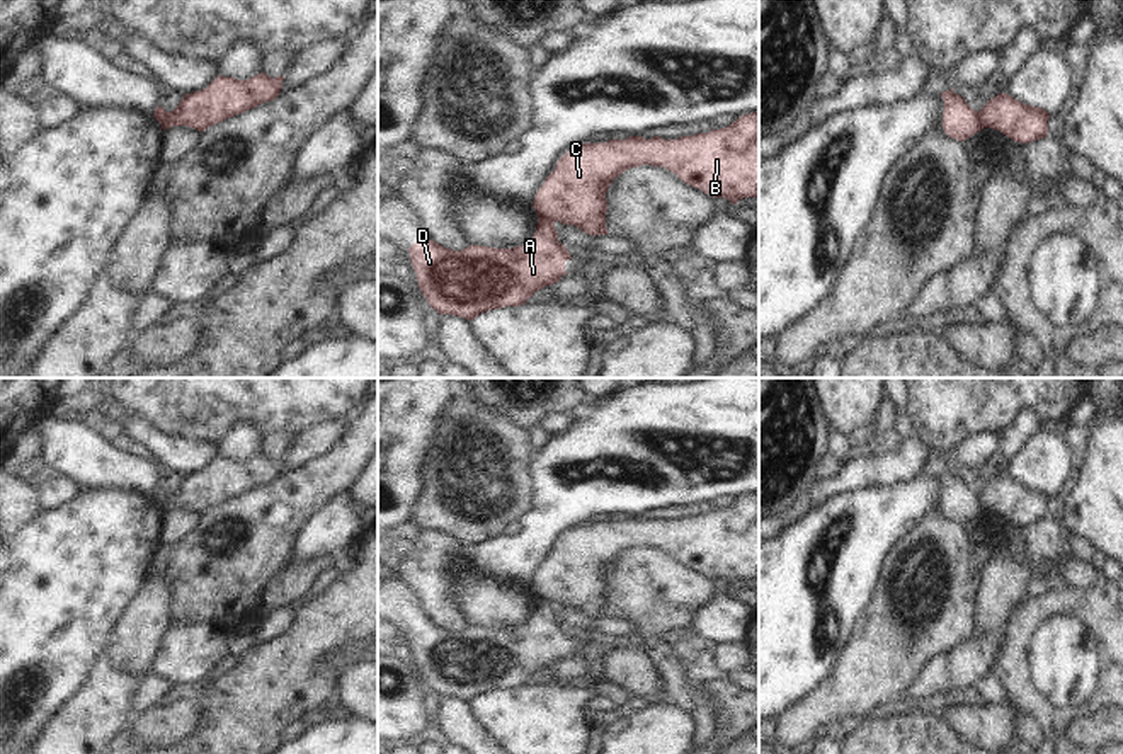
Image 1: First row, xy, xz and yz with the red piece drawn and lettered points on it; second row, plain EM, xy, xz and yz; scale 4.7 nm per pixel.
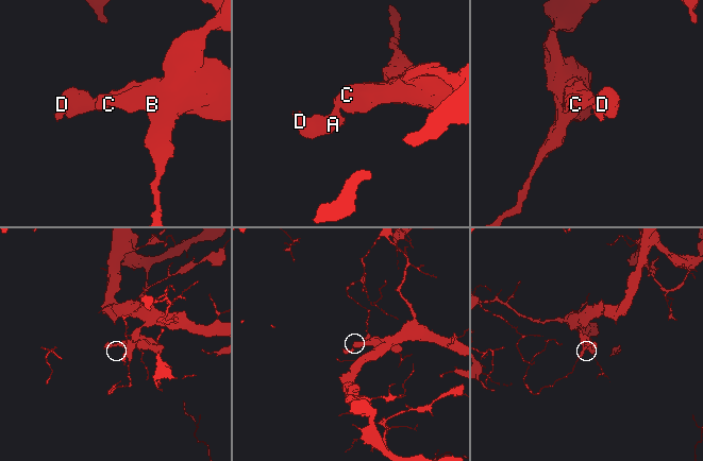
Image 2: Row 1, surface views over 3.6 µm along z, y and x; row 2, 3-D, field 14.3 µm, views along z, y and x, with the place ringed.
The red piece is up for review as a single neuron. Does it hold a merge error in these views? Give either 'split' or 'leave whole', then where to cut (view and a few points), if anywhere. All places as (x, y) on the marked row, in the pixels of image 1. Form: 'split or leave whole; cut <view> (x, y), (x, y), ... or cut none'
split; cut xz (538, 215), (548, 217), (553, 222)

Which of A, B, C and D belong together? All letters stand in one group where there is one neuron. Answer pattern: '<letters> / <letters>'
A D / B C

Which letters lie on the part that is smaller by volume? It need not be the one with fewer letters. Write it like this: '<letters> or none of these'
A, D

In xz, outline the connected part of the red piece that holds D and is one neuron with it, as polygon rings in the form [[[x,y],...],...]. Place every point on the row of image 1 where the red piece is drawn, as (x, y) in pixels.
[[[538,216],[533,238],[519,247],[493,248],[468,245],[456,252],[436,243],[425,235],[408,252],[419,288],[427,303],[439,315],[449,313],[466,320],[473,320],[488,310],[524,305],[536,291],[558,283],[568,274],[565,262],[572,259],[565,245],[558,242],[555,221],[541,216]]]

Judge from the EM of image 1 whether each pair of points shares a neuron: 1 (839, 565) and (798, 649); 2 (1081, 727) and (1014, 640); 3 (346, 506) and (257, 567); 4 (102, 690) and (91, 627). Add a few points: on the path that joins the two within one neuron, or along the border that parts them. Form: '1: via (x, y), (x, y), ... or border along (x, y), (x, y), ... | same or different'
1: via (855, 514), (843, 509), (819, 530), (798, 598) | same
2: border along (1105, 705), (1088, 715), (1081, 715), (1064, 732) | different
3: border along (324, 508), (300, 533), (293, 559) | different
4: border along (108, 649), (94, 661), (89, 678), (79, 691) | different

